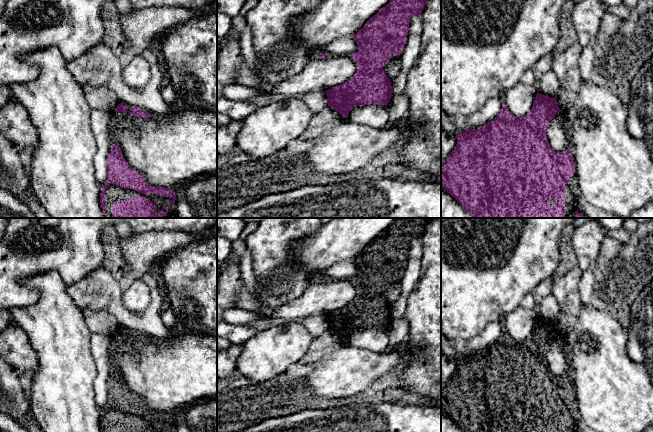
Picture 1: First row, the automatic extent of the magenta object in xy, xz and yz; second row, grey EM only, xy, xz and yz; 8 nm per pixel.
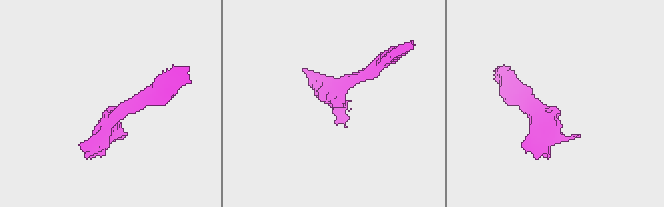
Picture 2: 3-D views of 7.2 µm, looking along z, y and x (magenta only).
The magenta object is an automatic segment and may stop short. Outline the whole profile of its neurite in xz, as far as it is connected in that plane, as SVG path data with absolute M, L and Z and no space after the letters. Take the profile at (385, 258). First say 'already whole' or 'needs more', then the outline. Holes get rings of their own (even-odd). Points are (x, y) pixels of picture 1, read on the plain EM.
already whole; M400 218L381 232L354 260L358 275L348 279L356 289L356 297L345 307L326 314L328 330L338 335L343 342L356 330L370 328L387 330L392 319L391 305L383 290L392 279L399 280L407 266L410 243L421 239L428 223L434 218Z

